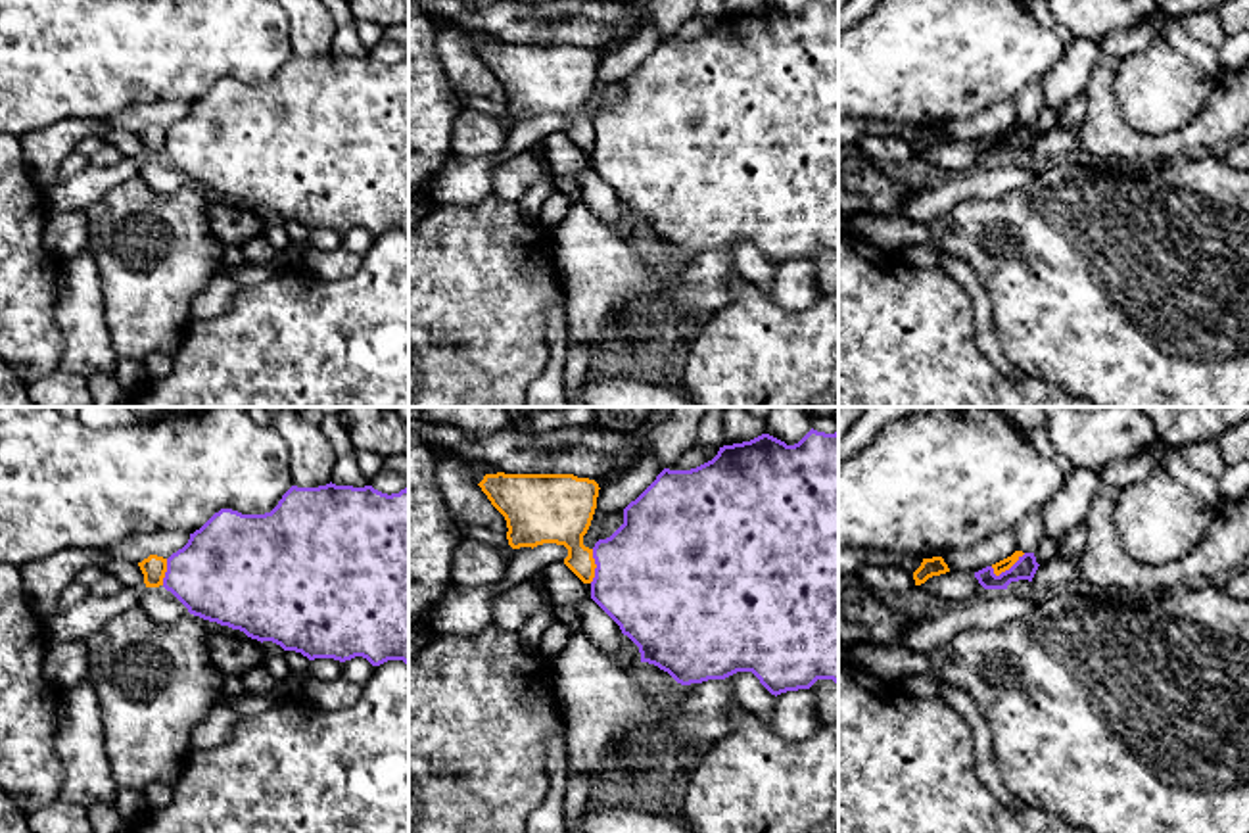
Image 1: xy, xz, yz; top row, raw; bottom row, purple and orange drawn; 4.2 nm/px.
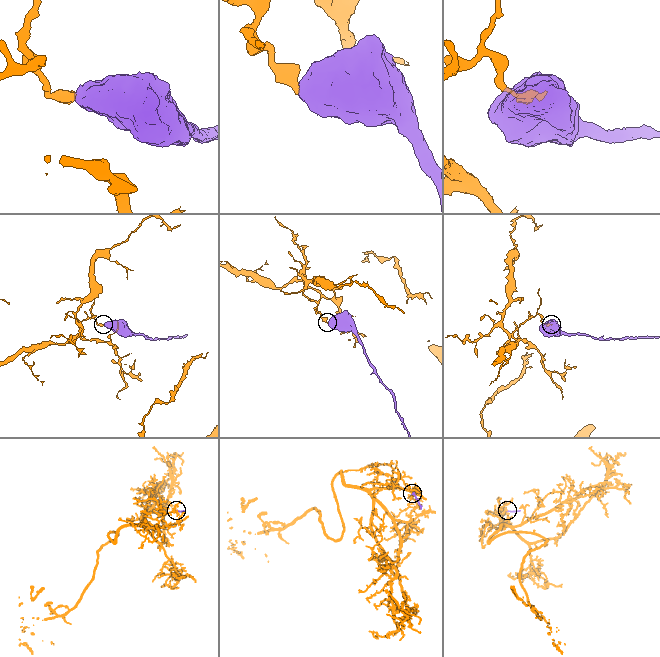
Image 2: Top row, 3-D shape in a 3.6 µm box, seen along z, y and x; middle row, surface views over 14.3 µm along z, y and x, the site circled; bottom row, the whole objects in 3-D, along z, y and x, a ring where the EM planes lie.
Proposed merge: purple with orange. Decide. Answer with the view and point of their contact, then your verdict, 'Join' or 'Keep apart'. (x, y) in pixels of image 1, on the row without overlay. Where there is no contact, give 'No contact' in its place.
Touches purple at yz (1010, 139). Keep apart

